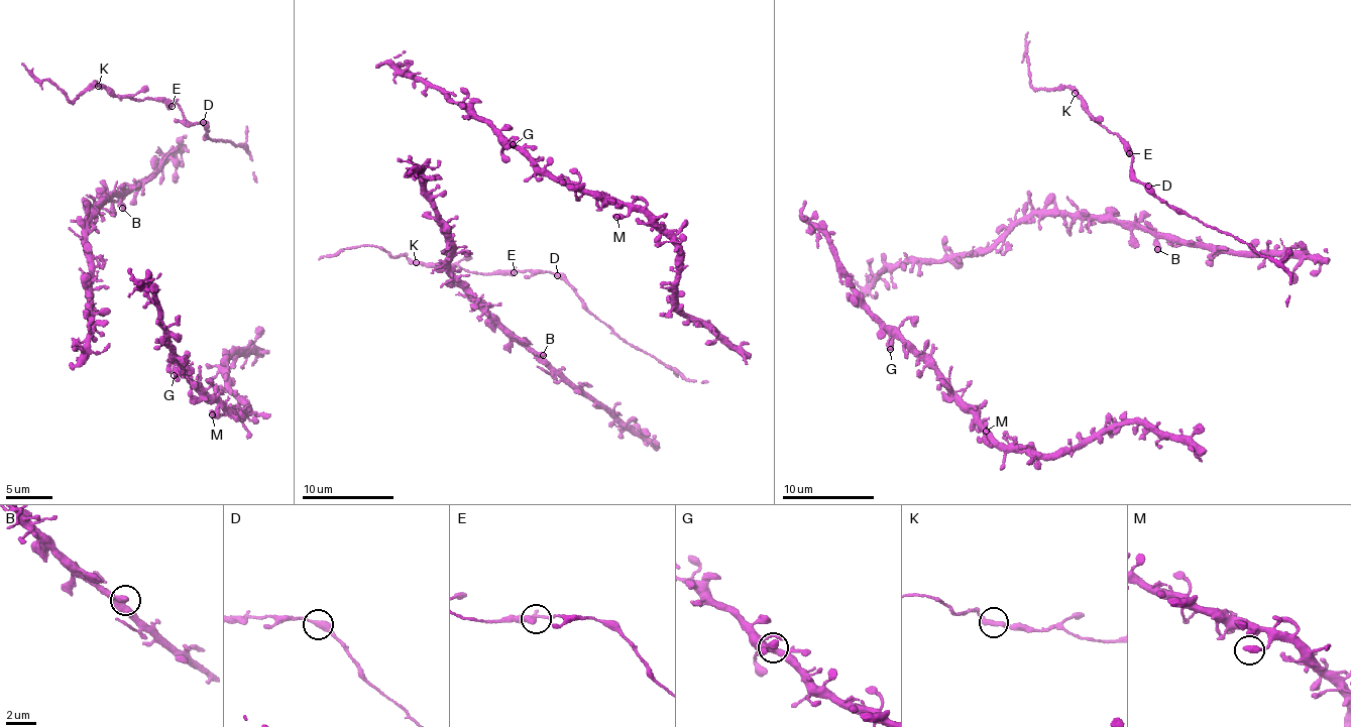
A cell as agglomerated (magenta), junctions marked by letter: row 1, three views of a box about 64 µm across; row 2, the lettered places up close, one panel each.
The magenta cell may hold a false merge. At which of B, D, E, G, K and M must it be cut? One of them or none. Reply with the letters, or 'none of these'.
none of these

